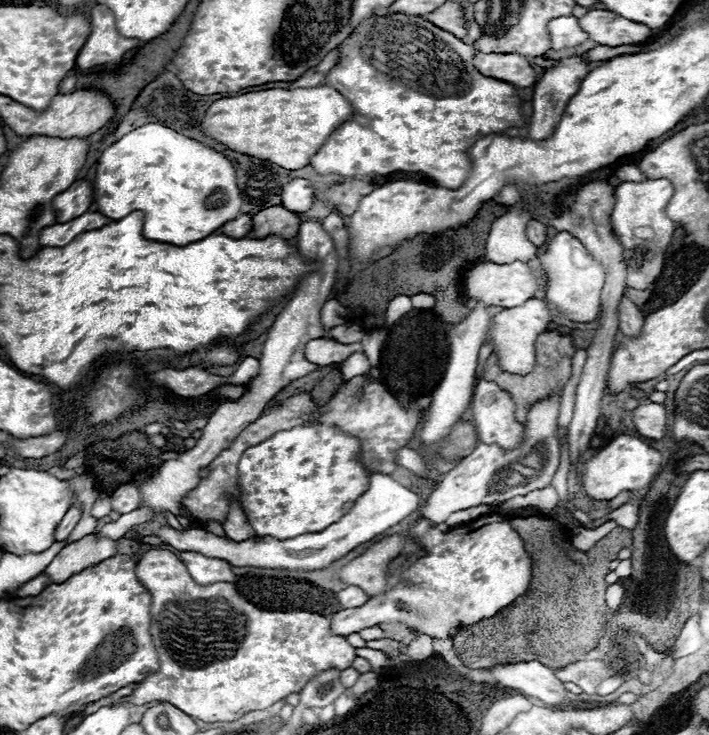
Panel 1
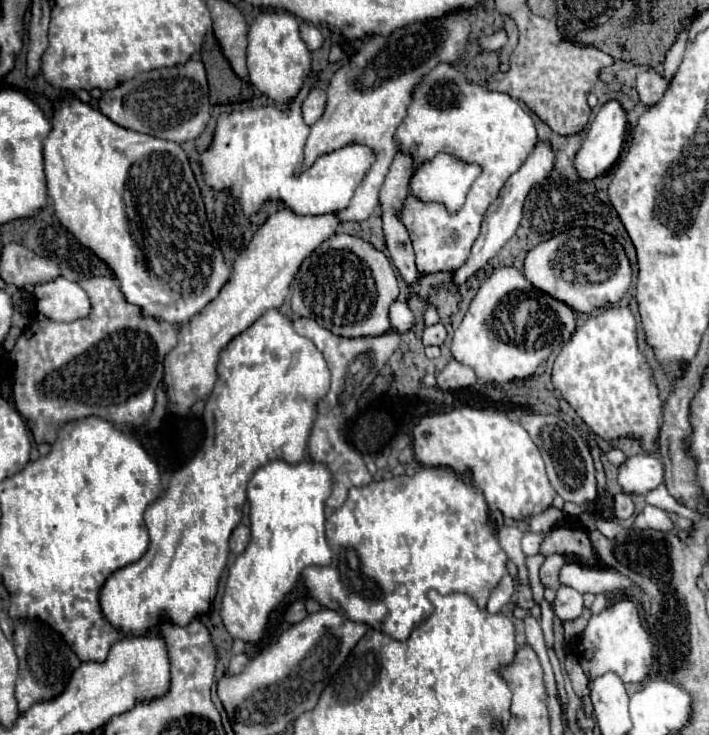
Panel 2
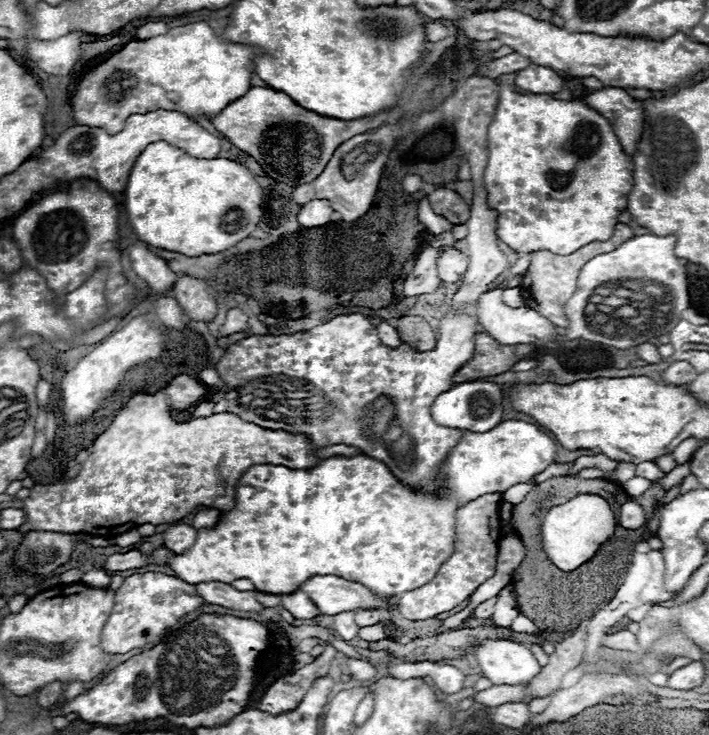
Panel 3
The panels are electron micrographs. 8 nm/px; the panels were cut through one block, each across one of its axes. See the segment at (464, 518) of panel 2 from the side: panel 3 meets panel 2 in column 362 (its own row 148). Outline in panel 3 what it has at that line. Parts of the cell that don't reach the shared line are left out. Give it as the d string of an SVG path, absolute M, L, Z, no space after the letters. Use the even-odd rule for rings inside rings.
M502 86L500 90L500 104L496 108L496 114L488 126L488 162L484 168L484 190L486 190L486 202L492 210L496 210L496 236L506 242L516 252L538 252L538 250L550 250L556 254L568 254L584 244L590 242L602 242L612 236L614 226L618 224L618 216L628 206L628 192L634 188L634 162L632 156L624 152L620 146L612 124L596 110L588 108L582 100L556 100L548 94L536 96L536 94L516 94L508 86Z

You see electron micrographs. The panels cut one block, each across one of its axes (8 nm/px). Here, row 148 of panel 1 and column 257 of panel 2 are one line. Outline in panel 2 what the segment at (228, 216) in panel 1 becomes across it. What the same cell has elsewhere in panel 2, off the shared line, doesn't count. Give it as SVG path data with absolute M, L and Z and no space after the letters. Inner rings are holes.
M313 75L305 81L299 94L286 108L254 106L218 116L212 142L198 158L202 178L206 186L234 196L246 216L256 214L264 202L284 204L300 216L342 212L348 208L354 190L374 164L376 154L372 148L348 144L322 154L310 168L296 174L296 168L304 162L304 144L310 134L310 126L302 120L301 107L316 79L317 75Z

